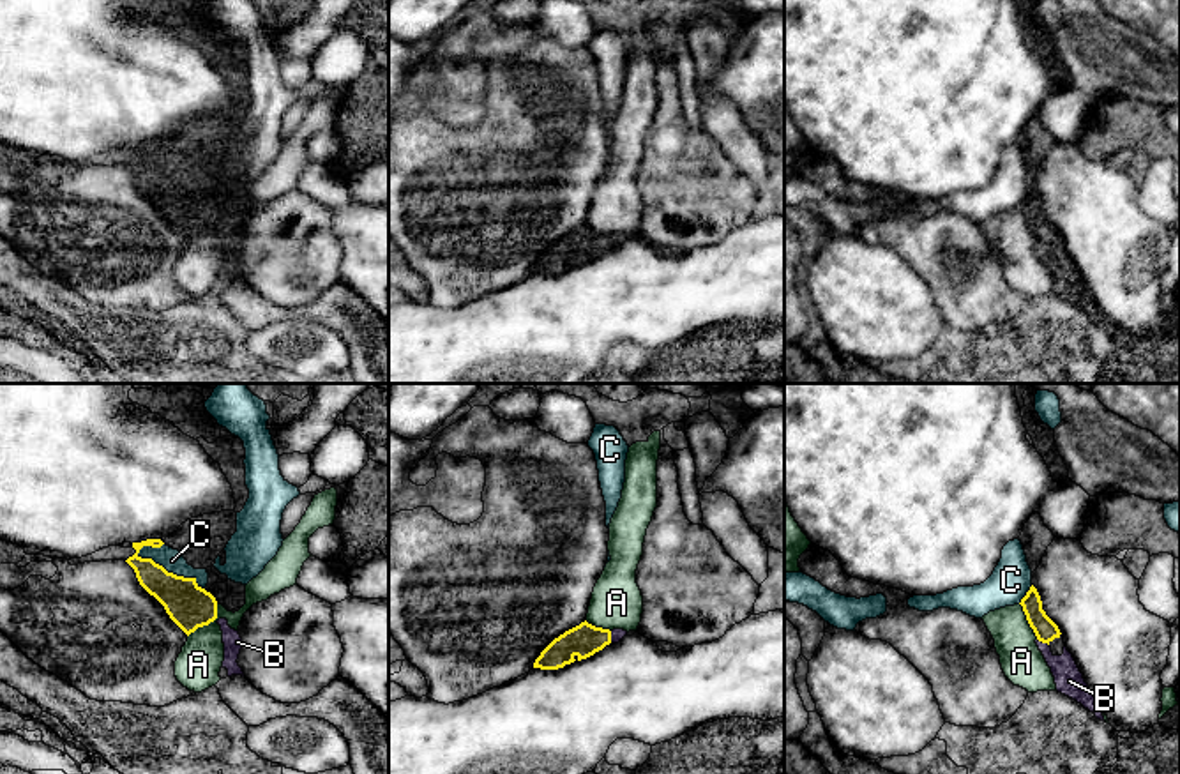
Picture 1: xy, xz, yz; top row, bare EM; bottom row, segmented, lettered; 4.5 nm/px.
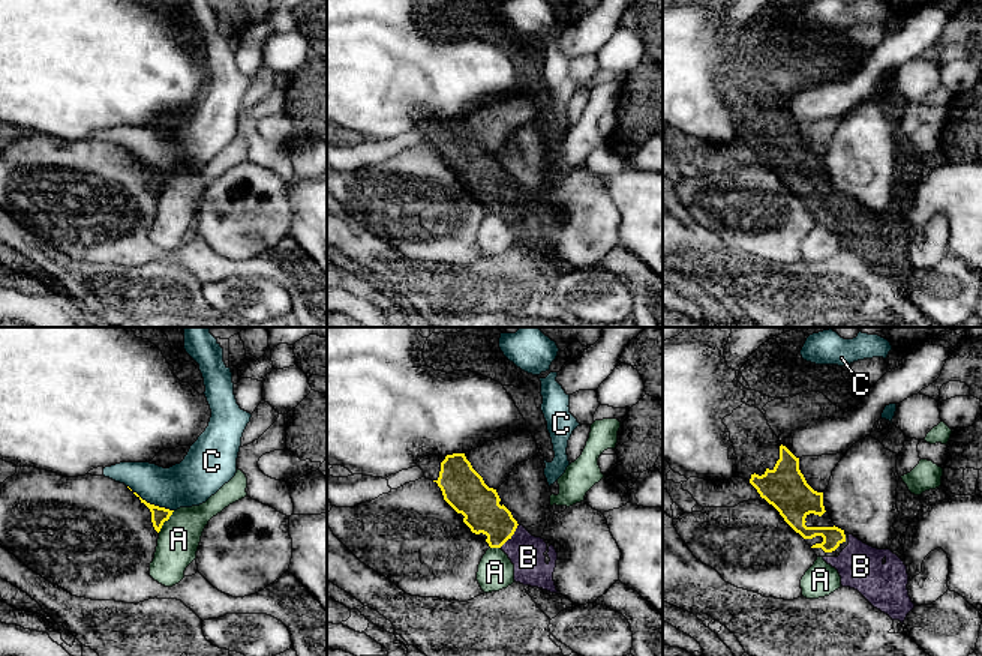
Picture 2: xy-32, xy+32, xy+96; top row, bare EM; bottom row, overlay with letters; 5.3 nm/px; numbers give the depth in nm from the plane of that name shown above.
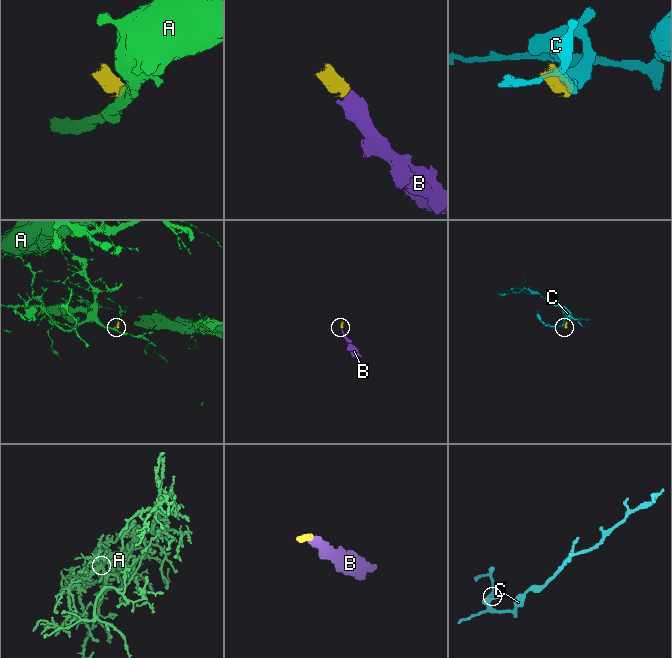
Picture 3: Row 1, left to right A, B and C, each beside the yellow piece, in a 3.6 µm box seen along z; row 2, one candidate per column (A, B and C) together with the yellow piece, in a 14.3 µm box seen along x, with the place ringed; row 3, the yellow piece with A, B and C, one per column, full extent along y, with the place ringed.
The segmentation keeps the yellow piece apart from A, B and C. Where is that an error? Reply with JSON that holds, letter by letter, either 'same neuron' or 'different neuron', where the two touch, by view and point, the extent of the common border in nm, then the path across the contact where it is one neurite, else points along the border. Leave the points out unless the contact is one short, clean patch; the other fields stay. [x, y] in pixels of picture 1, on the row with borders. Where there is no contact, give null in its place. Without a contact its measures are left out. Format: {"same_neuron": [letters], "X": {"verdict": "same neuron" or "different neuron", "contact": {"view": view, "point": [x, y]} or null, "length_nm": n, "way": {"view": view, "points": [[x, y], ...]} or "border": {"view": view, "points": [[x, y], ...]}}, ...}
{"same_neuron": ["B"], "A": {"verdict": "different neuron", "contact": {"view": "xy", "point": [209, 622]}, "length_nm": 220, "border": {"view": "xy", "points": [[218, 603], [218, 615], [188, 637]]}}, "B": {"verdict": "same neuron", "contact": {"view": "yz", "point": [1043, 642]}, "length_nm": 70, "way": {"view": "yz", "points": [[1044, 628], [1043, 642], [1048, 656], [1069, 681]]}}, "C": {"verdict": "different neuron", "contact": {"view": "xy", "point": [170, 573]}, "length_nm": 360, "border": {"view": "xy", "points": [[138, 550], [142, 557], [168, 571], [191, 576], [204, 589]]}}}

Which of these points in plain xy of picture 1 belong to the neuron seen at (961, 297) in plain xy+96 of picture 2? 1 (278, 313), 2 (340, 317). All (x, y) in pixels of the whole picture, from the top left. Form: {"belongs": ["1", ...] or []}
{"belongs": []}

